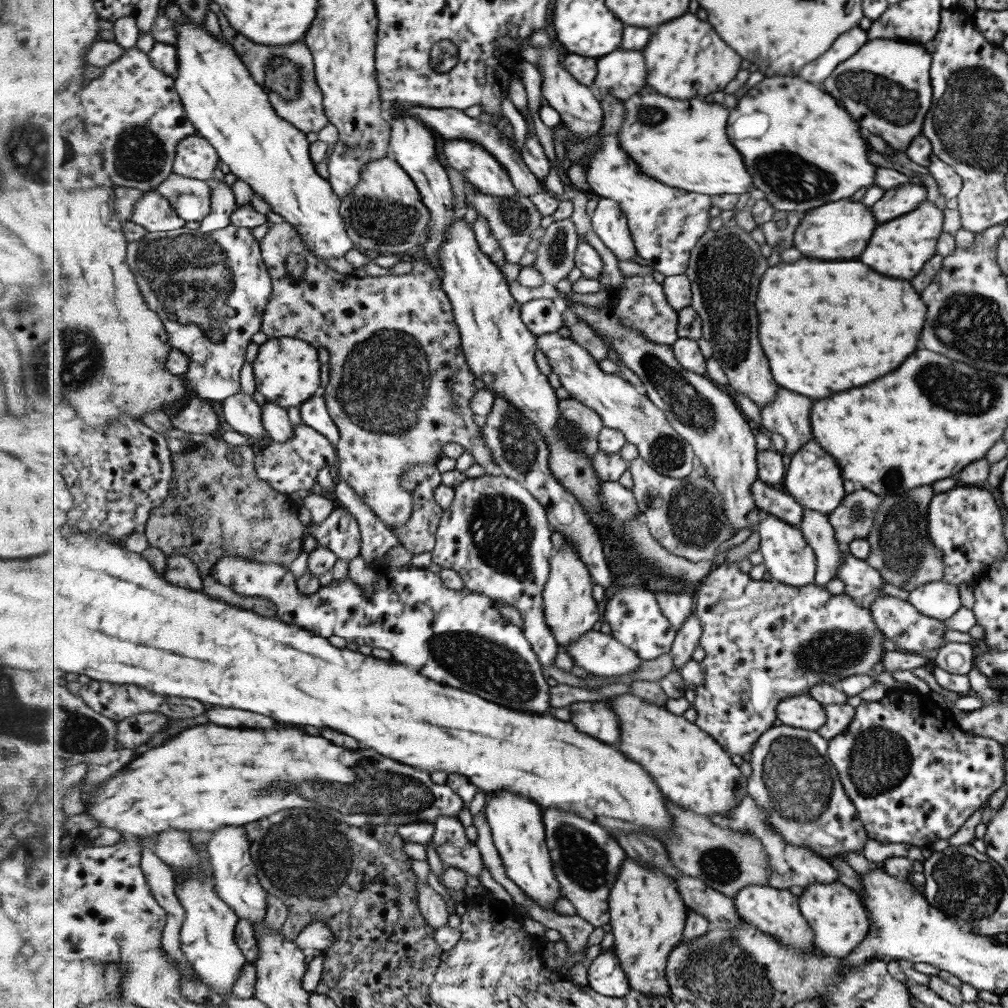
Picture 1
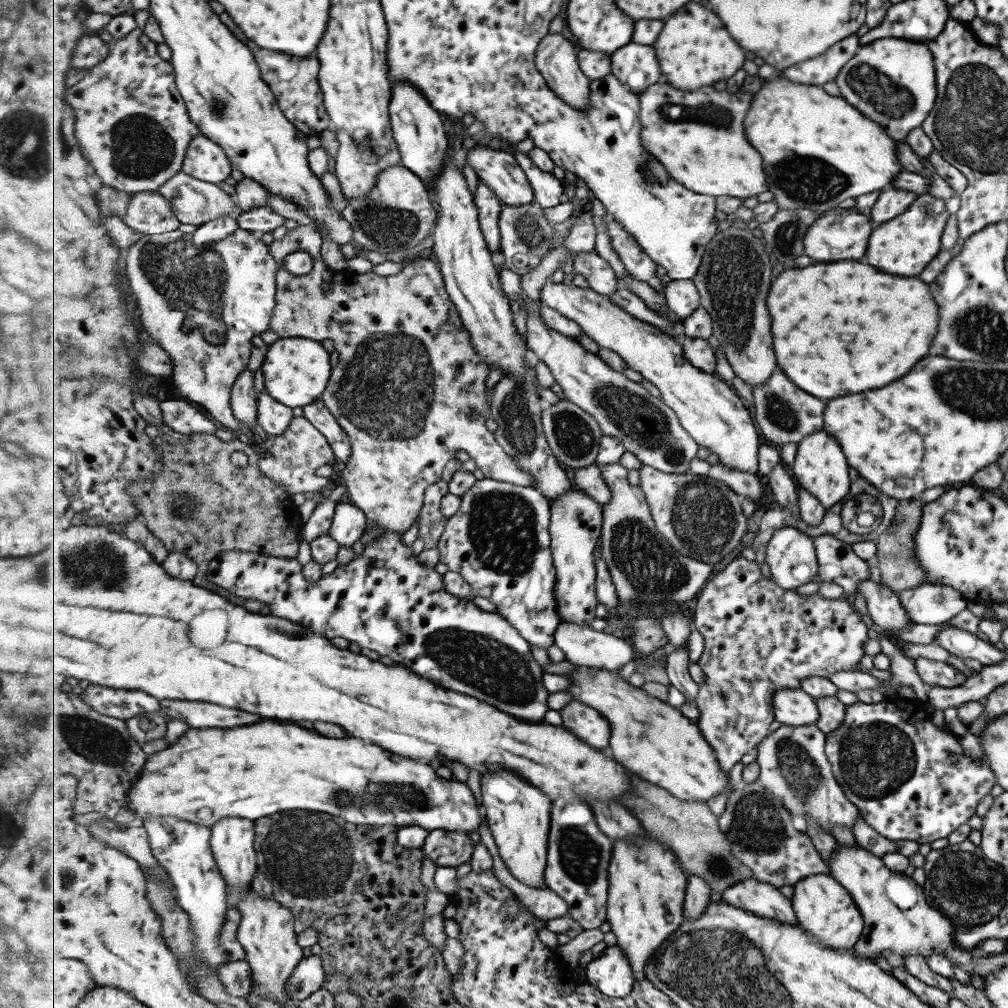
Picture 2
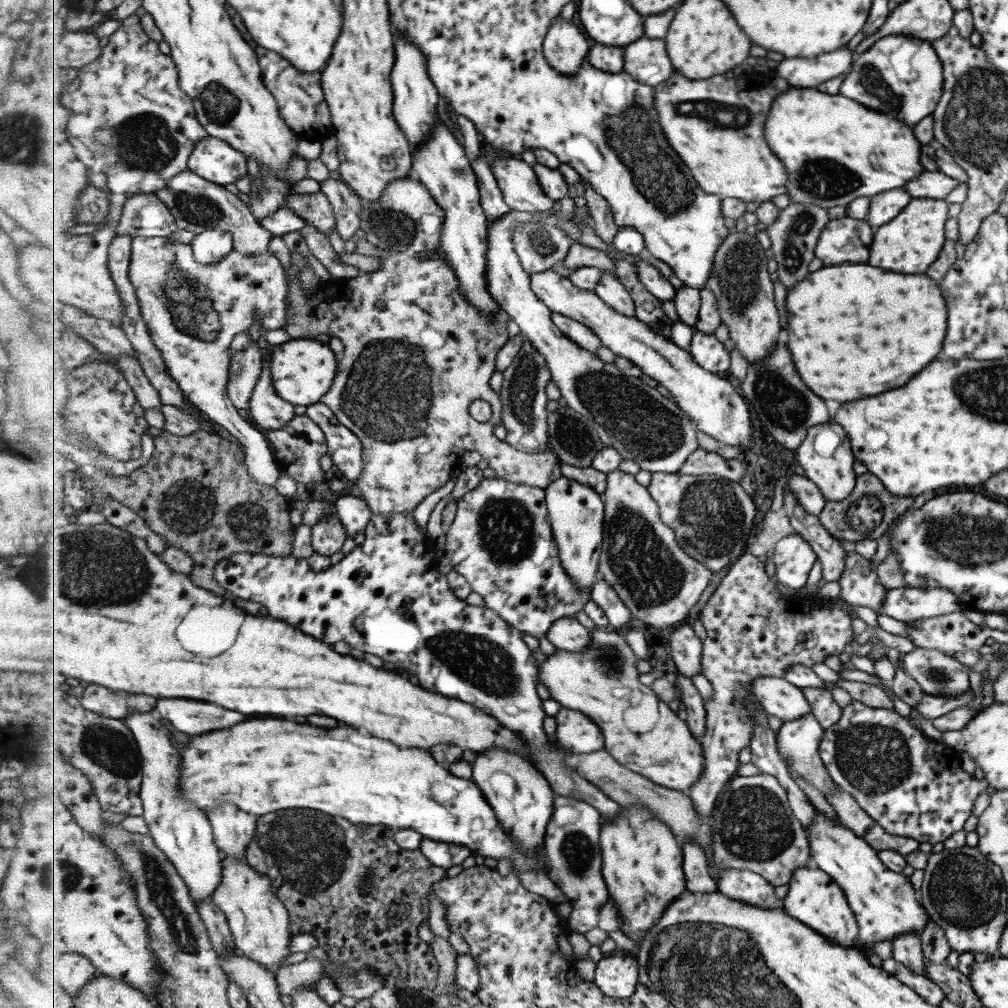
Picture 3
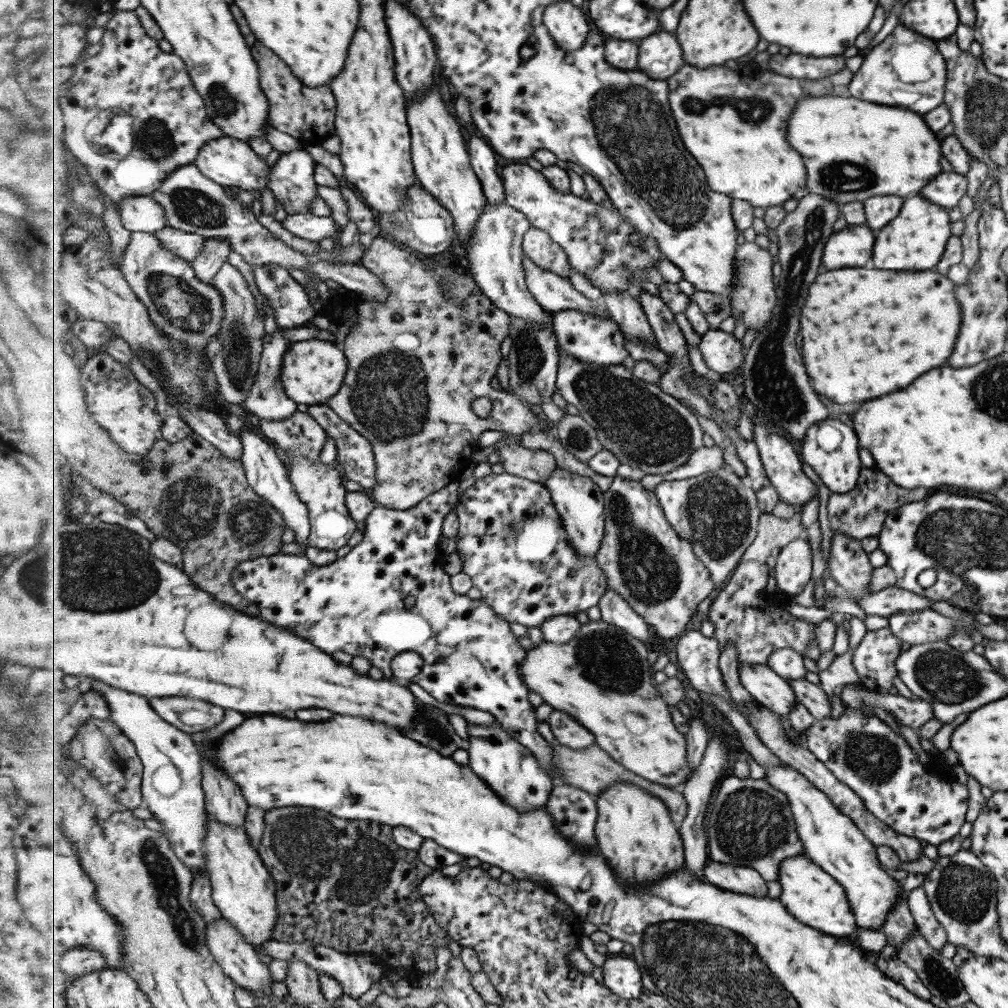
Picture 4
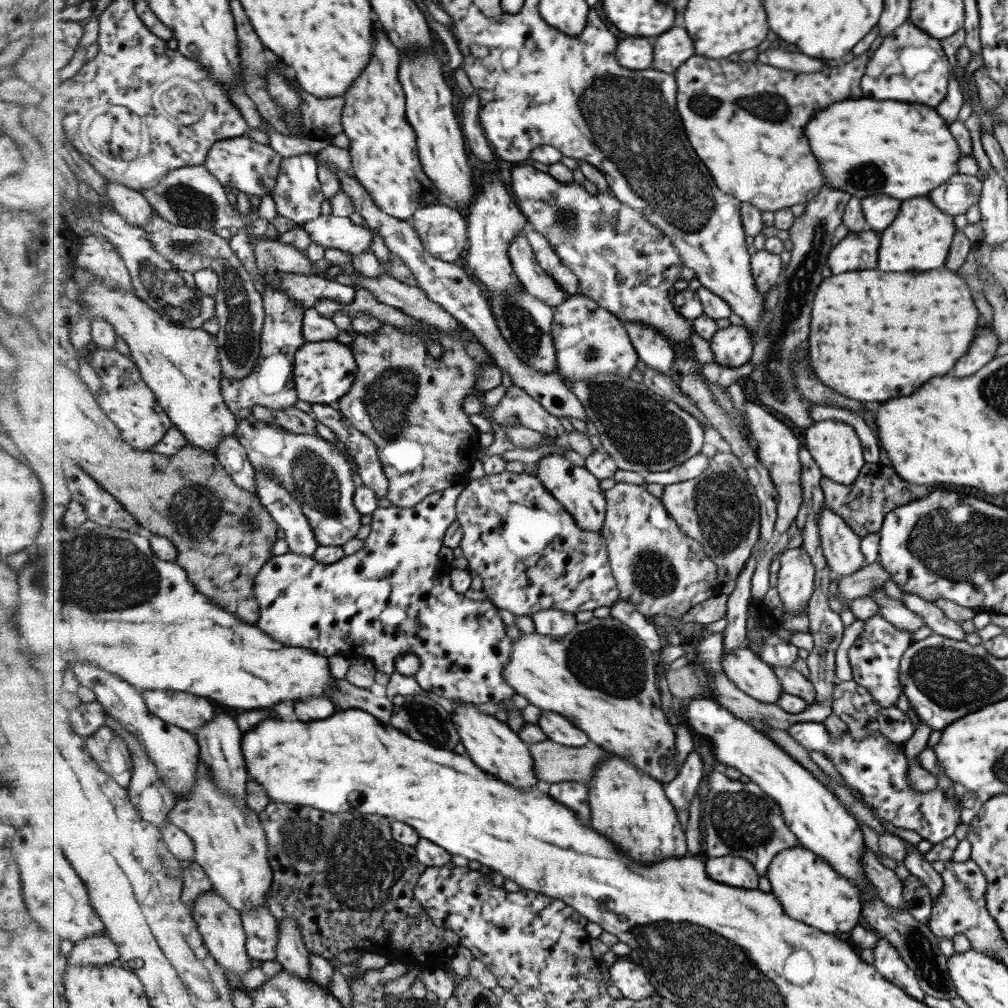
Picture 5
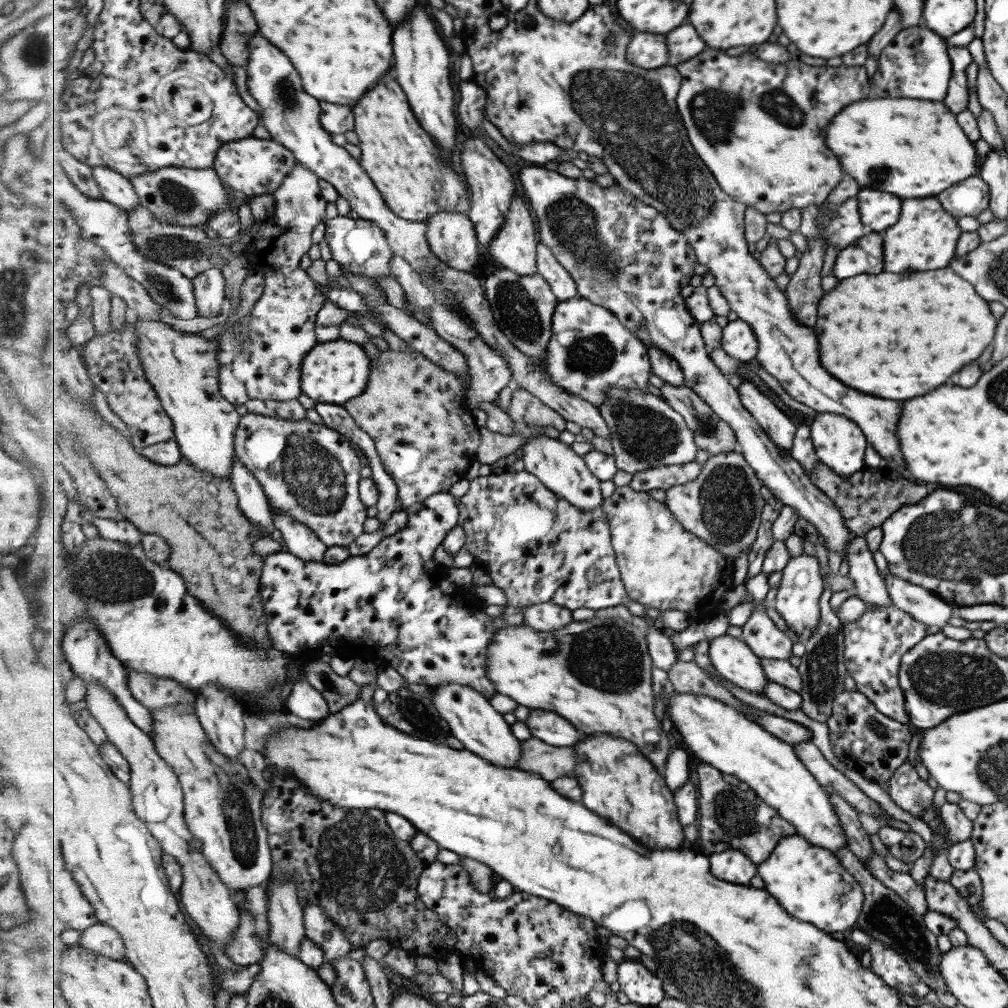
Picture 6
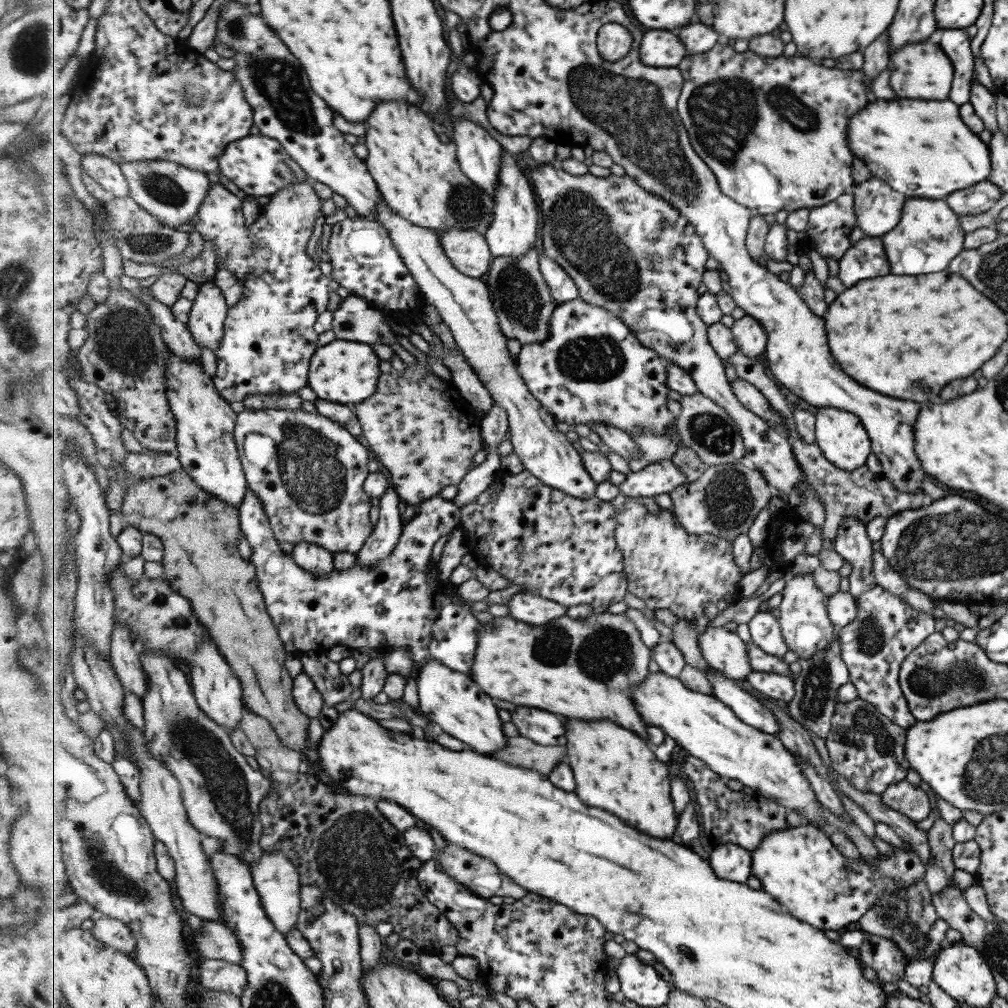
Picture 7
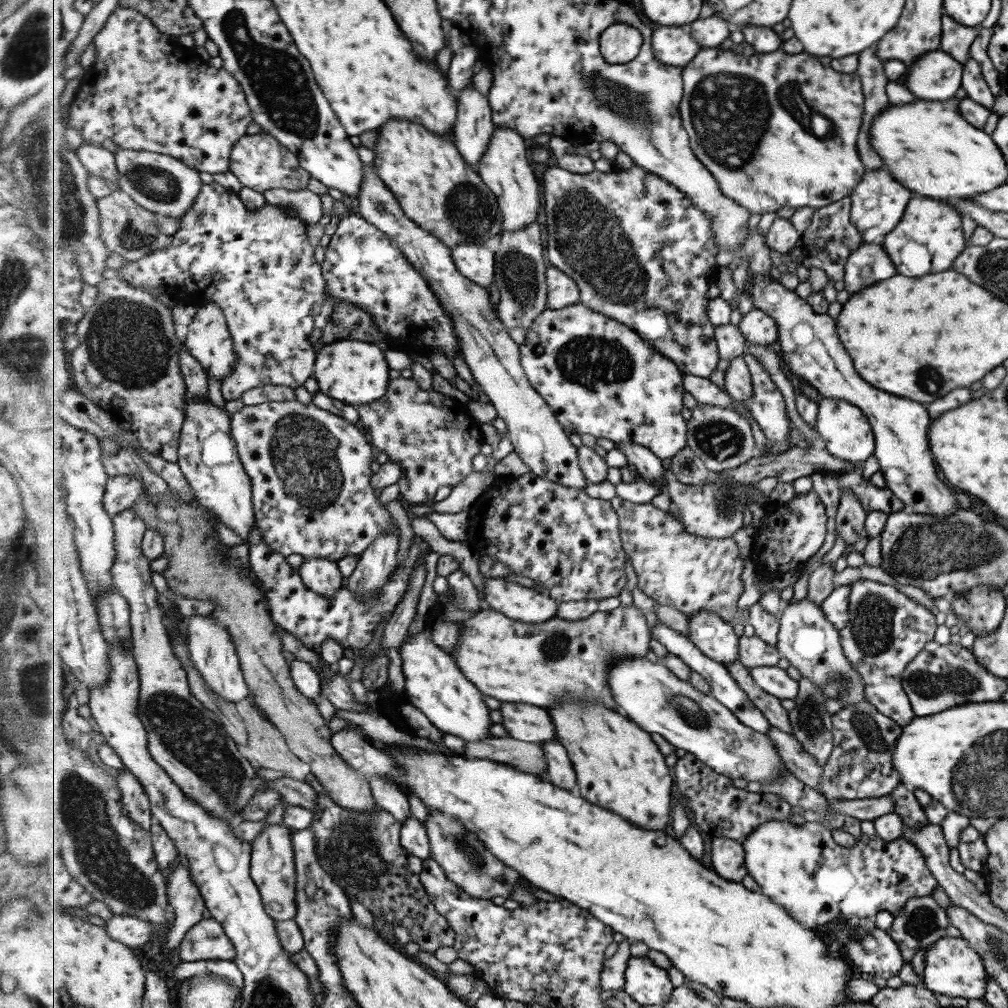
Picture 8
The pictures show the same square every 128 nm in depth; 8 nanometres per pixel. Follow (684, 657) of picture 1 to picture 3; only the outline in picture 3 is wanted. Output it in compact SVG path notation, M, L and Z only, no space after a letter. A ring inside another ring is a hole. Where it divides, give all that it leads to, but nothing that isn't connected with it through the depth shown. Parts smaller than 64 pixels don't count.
M681 672L678 674L678 685L682 702L688 712L686 720L690 724L690 729L702 744L702 738L707 730L708 717L706 706L704 705L705 700L699 689L694 685L694 681Z

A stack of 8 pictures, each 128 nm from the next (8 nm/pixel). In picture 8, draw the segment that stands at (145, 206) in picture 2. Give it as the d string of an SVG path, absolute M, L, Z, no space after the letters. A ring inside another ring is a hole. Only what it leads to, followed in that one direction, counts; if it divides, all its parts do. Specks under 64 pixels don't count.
M78 142L76 153L93 176L100 176L115 183L120 182L116 153L89 142Z

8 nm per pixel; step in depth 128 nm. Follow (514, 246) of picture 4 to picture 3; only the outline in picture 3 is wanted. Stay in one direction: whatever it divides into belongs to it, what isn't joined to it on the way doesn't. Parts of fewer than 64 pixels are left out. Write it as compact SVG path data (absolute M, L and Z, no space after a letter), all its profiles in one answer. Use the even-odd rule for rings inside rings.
M512 211L489 226L488 289L508 312L521 332L539 353L547 359L552 380L567 405L595 422L601 440L607 447L616 448L623 460L637 462L642 471L651 473L679 473L689 457L699 448L696 424L665 398L657 388L645 384L636 376L623 374L614 363L603 362L573 340L554 324L550 306L532 289L530 274L523 268L514 249L514 228L524 222L546 221L547 212Z

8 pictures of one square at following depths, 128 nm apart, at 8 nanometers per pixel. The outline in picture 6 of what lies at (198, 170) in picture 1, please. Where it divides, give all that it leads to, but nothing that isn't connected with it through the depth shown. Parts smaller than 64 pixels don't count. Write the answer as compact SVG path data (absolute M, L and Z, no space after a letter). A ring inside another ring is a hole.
M251 136L223 145L218 150L214 169L225 184L252 198L259 195L273 195L291 174L296 164L295 153L285 145L273 140L273 138L263 140Z

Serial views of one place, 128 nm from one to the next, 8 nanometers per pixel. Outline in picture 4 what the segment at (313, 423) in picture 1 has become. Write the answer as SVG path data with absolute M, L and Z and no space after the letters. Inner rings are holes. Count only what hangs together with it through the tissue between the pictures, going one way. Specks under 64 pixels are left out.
M328 405L308 407L307 412L317 419L317 422L327 431L336 445L335 465L343 472L345 479L354 480L366 491L370 491L377 482L377 462L375 461L374 446L368 438L357 432L348 422L345 422L335 410Z

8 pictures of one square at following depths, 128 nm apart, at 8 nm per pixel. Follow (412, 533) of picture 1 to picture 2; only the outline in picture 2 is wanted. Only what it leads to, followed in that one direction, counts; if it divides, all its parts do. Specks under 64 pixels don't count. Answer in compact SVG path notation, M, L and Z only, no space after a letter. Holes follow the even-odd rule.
M439 479L434 485L427 488L424 505L419 516L419 538L426 548L435 548L445 532L447 517L442 513L443 497L450 492L447 480Z

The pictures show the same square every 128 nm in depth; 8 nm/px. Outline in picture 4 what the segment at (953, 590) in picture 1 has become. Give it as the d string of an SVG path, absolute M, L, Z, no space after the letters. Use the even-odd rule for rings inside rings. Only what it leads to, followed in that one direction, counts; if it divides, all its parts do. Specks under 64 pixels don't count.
M893 585L874 593L869 592L857 600L857 606L866 616L889 618L897 613L915 613L931 609L933 602L929 598Z

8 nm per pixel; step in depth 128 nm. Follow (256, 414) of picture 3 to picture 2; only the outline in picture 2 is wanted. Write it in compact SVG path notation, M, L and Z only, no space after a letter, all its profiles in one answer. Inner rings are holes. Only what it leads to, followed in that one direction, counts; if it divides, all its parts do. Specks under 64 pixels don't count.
M267 390L259 392L258 398L258 429L261 436L279 435L290 428L294 420L293 410L282 402L277 402Z

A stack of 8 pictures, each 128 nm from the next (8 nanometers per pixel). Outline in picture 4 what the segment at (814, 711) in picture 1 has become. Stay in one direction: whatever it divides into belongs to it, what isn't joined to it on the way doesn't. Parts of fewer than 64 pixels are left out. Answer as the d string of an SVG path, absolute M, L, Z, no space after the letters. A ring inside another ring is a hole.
M741 664L740 679L756 702L777 714L788 716L798 704L798 696L791 683L769 664Z

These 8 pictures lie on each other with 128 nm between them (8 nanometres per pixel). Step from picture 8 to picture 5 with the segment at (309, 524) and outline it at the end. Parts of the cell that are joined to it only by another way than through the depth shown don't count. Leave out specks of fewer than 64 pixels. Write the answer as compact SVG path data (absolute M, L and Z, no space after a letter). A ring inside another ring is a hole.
M253 414L239 421L235 433L246 446L254 467L278 478L285 490L300 502L320 545L341 547L357 536L363 526L362 514L354 503L357 488L353 476L357 471L341 443L333 445L318 434L293 434L262 422Z

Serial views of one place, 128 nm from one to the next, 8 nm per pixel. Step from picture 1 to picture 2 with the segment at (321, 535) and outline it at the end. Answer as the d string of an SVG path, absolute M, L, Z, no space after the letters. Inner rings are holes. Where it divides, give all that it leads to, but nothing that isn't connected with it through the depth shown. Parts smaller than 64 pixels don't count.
M353 502L337 505L330 534L340 546L351 547L361 541L368 527L366 512Z

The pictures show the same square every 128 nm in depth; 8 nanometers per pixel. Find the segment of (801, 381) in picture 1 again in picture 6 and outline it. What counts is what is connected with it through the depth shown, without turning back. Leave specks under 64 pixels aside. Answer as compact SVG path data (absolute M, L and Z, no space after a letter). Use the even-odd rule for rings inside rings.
M943 268L943 270L925 270L919 274L889 274L889 272L857 274L855 278L839 280L835 286L835 292L829 290L821 296L819 314L817 314L817 322L813 328L815 328L815 336L819 338L819 362L821 362L821 366L827 366L827 370L831 370L831 374L835 374L835 378L839 378L845 386L851 386L852 390L859 393L877 396L877 398L881 396L883 400L907 400L907 398L913 398L919 394L927 394L931 388L943 384L947 380L947 376L957 372L963 364L969 364L971 360L975 360L979 356L979 352L989 342L993 342L995 326L997 326L997 319L993 318L989 312L987 301L984 301L965 280L961 280L949 268Z

